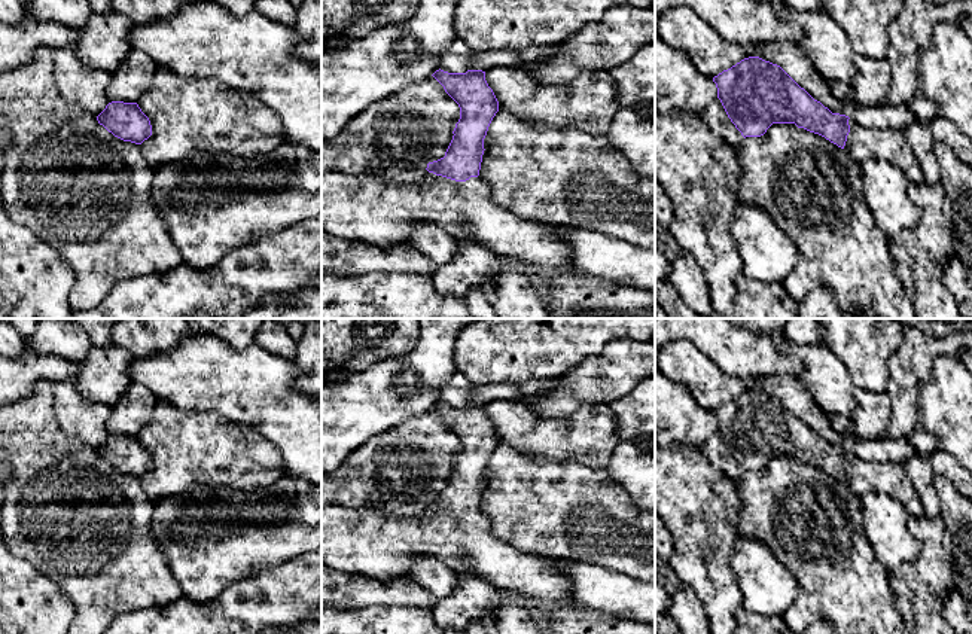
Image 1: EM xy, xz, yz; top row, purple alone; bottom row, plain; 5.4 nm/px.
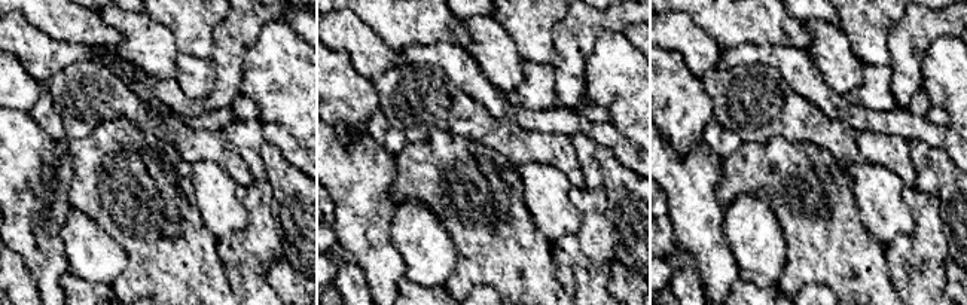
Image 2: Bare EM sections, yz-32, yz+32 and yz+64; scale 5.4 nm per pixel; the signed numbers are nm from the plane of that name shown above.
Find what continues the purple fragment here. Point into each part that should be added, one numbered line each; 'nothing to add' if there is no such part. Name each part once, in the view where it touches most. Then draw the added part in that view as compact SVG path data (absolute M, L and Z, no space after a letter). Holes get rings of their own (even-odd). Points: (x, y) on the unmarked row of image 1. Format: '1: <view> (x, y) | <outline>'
1: xz (362, 540) | M426 505L424 512L414 518L391 518L378 507L322 506L322 564L347 573L363 574L378 580L409 579L412 560L430 555L457 573L473 573L497 588L503 595L518 595L534 600L570 600L570 583L561 561L531 552L522 552L497 539L488 518L478 509L455 515Z

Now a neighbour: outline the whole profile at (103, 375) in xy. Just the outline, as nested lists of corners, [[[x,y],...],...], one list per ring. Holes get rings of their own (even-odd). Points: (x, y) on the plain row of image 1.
[[[116,344],[92,347],[82,362],[76,362],[77,377],[73,384],[85,399],[113,408],[132,384],[132,360],[134,356]]]

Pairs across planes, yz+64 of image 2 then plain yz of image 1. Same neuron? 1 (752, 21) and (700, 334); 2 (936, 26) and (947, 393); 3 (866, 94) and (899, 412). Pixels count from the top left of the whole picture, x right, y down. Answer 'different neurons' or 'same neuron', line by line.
1: same neuron
2: different neurons
3: different neurons

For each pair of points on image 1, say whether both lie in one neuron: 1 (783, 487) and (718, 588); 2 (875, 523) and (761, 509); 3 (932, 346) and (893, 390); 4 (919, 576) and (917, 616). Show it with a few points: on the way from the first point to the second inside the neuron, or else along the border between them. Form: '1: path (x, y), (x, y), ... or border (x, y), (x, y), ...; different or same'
1: border (739, 500), (737, 530), (742, 535); different
2: border (859, 496), (865, 540), (874, 554); different
3: path (913, 343), (902, 348), (902, 363), (907, 377); same
4: path (919, 587), (919, 606); same

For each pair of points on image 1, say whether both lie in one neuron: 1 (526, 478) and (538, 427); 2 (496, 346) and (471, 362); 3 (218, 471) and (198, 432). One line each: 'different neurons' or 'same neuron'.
1: different neurons
2: same neuron
3: same neuron

